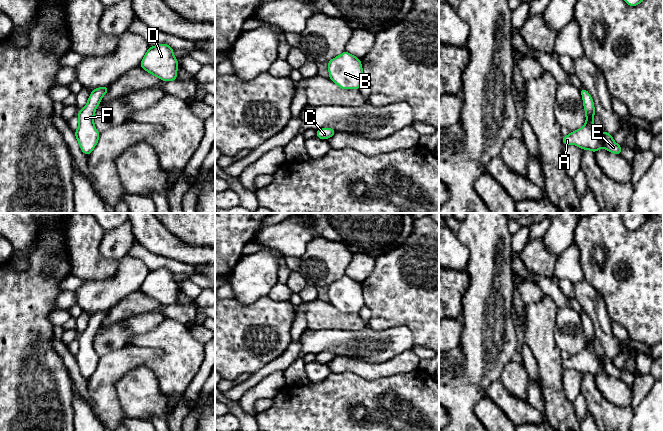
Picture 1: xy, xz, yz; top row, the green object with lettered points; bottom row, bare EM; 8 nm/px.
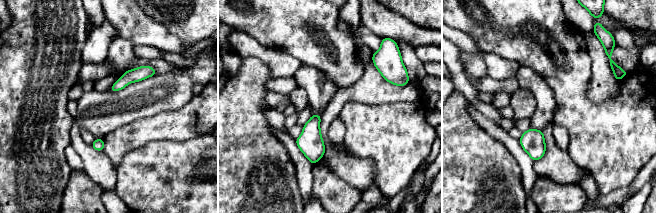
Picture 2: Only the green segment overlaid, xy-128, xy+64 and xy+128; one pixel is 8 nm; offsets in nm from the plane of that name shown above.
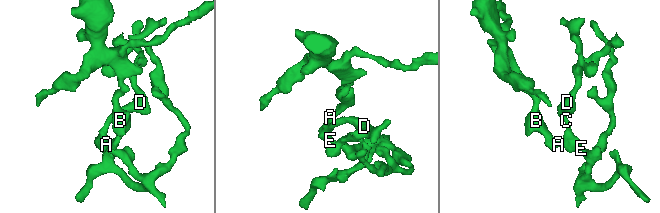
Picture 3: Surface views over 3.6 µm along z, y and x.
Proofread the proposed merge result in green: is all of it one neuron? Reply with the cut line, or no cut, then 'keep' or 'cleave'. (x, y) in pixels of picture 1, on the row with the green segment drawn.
cut none; keep

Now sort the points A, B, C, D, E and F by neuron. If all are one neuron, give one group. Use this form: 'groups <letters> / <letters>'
groups A B C D E F

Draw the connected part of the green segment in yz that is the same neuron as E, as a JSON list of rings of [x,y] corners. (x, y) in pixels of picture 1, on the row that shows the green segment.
[[[585,88],[580,90],[583,97],[583,105],[586,114],[586,123],[579,130],[571,132],[569,135],[563,136],[563,144],[574,144],[581,148],[581,150],[588,149],[592,152],[598,151],[601,147],[604,147],[607,151],[621,155],[621,145],[614,142],[612,135],[605,130],[602,134],[599,134],[594,125],[594,102],[591,95]]]

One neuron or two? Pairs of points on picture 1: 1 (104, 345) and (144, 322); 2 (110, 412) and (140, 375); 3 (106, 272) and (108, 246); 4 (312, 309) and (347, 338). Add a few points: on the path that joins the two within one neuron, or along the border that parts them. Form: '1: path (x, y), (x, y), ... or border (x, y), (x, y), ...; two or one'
1: path (114, 337), (127, 327), (134, 325); one
2: border (119, 378), (115, 392), (126, 415); two
3: border (103, 235), (100, 253), (104, 257), (118, 259); two
4: border (360, 328), (313, 330); two

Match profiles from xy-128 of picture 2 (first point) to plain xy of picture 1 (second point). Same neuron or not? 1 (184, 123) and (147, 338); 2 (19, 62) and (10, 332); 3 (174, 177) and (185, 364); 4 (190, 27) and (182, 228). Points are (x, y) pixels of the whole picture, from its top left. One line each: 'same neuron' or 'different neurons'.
1: different neurons
2: same neuron
3: different neurons
4: same neuron

